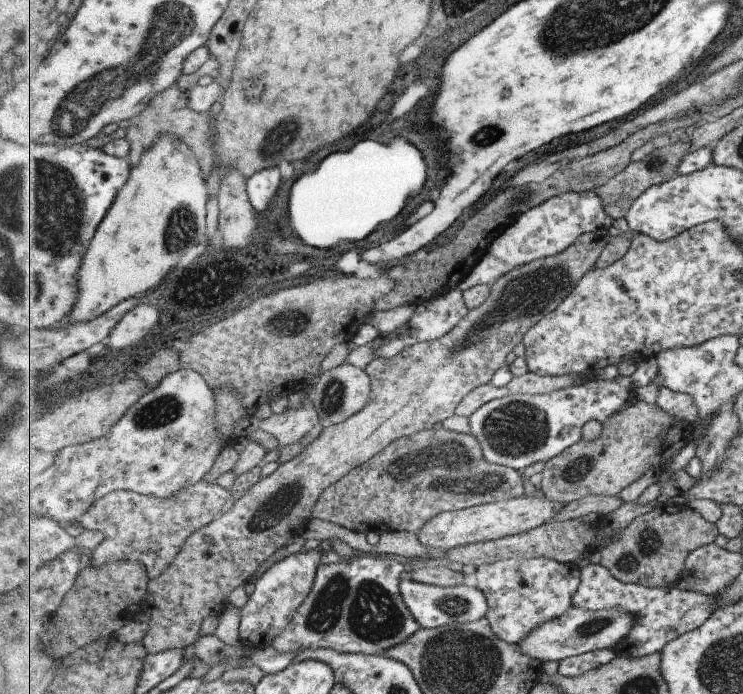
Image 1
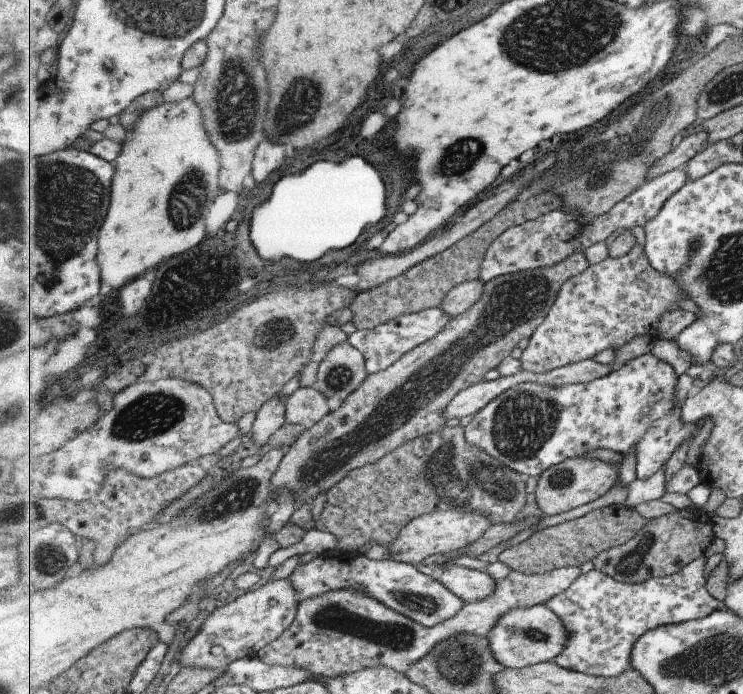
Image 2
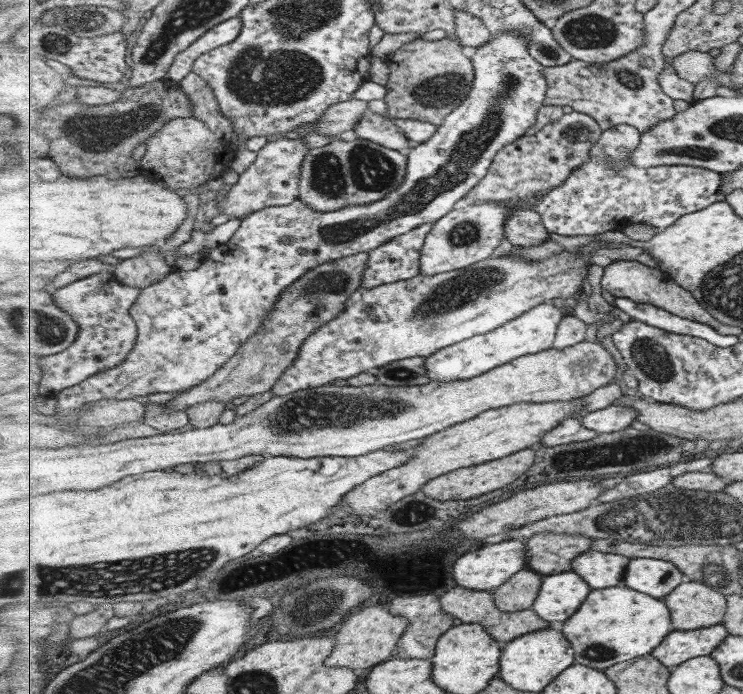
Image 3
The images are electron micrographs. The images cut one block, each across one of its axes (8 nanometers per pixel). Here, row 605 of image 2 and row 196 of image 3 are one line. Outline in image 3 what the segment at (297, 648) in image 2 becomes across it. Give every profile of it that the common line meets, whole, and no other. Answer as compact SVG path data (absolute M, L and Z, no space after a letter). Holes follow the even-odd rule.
M573 111L533 136L523 135L522 139L503 148L495 156L486 178L458 206L505 200L531 202L535 200L537 192L551 193L565 183L577 167L590 160L591 148L602 139L602 133L601 126L593 117ZM368 139L332 141L322 148L312 149L304 161L300 198L318 212L334 212L347 205L374 203L401 186L408 166L407 153Z

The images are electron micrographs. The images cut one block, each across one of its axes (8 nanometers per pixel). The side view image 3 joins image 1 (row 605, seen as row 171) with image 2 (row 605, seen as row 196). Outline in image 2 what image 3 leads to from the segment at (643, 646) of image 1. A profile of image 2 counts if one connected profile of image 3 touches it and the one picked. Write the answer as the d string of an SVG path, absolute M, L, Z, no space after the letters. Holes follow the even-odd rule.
M700 556L678 573L664 577L653 577L642 583L624 583L595 568L582 574L565 592L554 596L546 604L543 604L556 612L559 618L562 618L568 634L562 653L559 653L554 661L562 665L563 668L596 677L618 677L631 668L630 658L635 641L638 642L638 638L649 629L702 619L715 611L723 611L727 608L725 600L713 598L705 586L705 574L707 574L705 564L707 564L707 557Z

